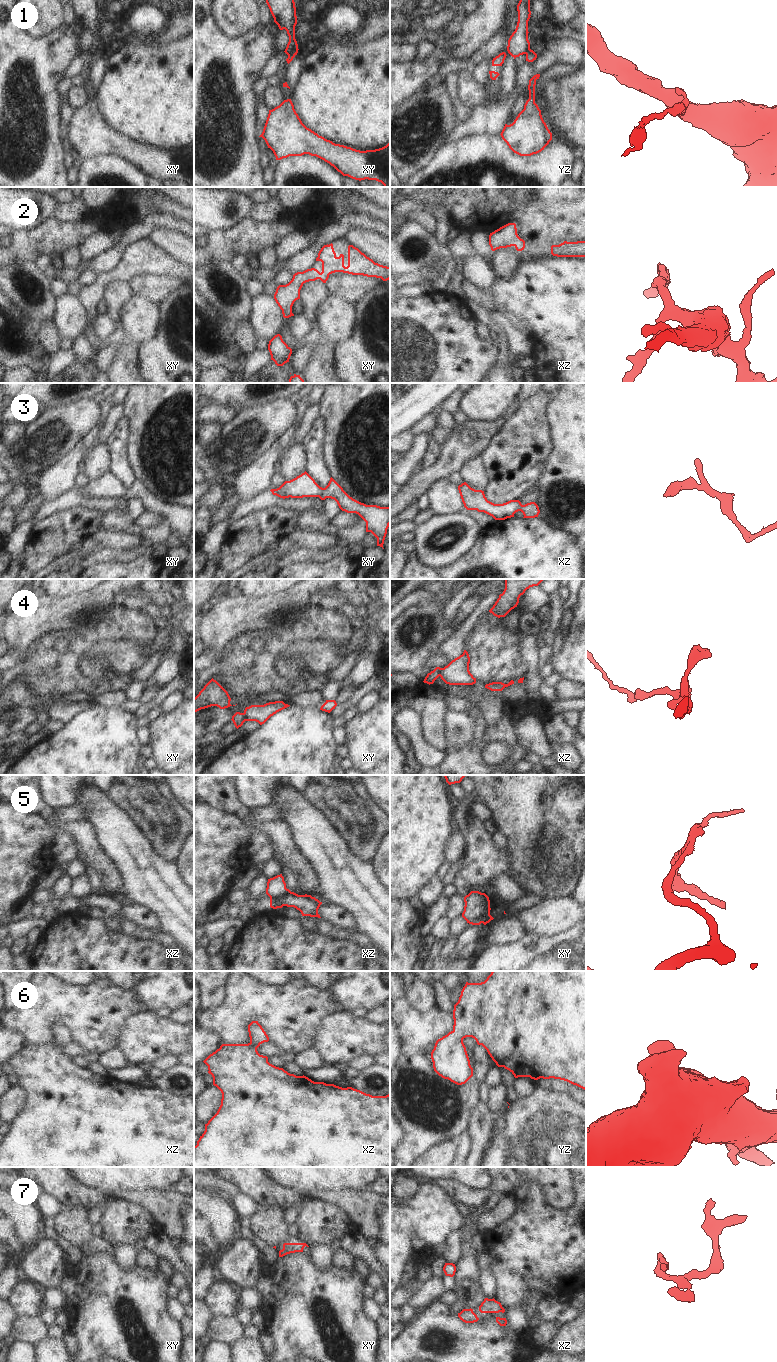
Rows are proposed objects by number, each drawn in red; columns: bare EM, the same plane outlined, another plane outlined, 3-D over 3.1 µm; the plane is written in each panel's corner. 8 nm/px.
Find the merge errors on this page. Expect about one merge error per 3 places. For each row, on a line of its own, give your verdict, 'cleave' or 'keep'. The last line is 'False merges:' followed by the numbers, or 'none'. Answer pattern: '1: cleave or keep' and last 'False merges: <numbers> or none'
1: cleave
2: keep
3: keep
4: cleave
5: cleave
6: keep
7: keep
False merges: 1, 4, 5

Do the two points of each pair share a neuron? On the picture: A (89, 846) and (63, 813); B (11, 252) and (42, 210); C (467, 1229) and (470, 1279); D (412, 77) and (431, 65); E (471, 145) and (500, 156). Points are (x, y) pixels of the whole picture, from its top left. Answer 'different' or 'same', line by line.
A: different
B: different
C: same
D: same
E: same

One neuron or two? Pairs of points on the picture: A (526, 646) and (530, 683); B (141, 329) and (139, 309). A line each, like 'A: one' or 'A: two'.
A: one
B: one

